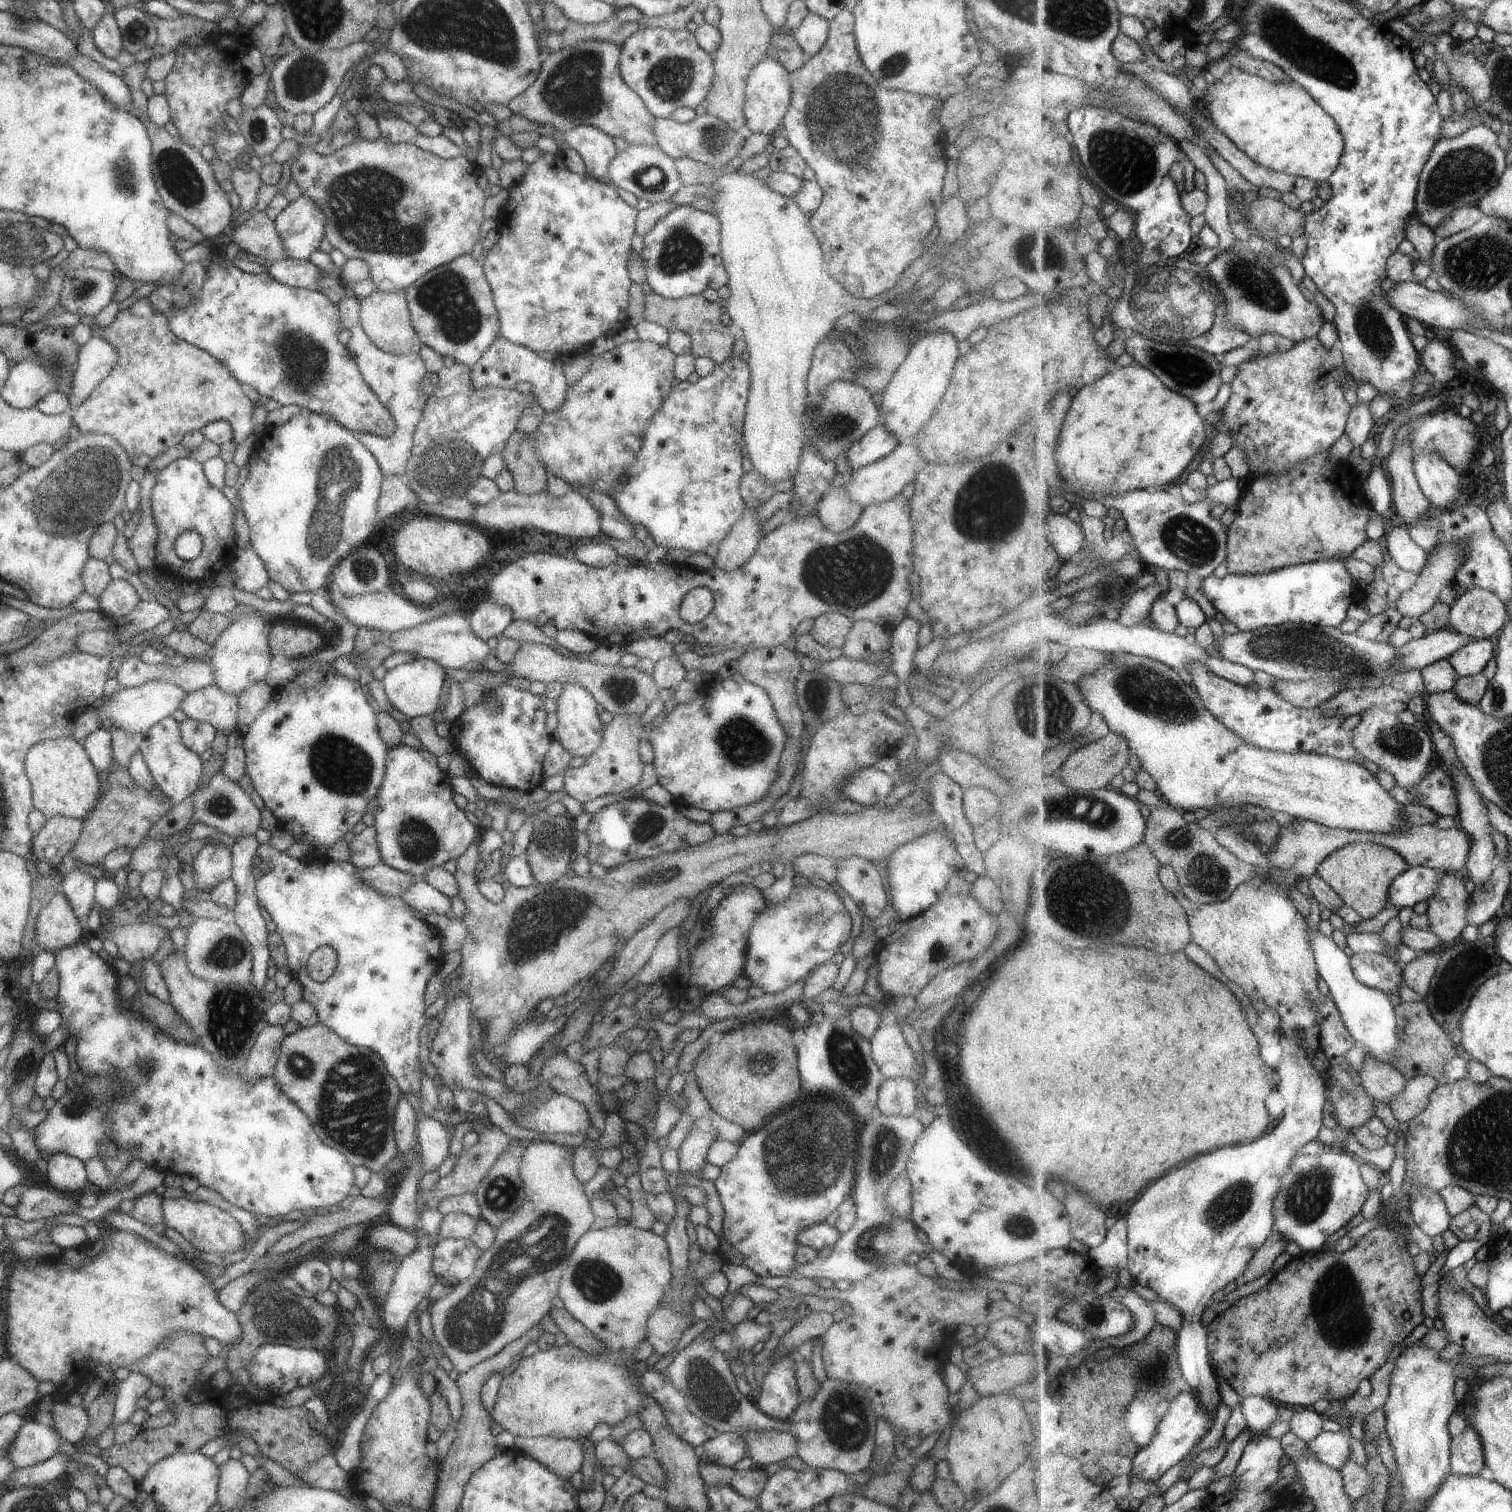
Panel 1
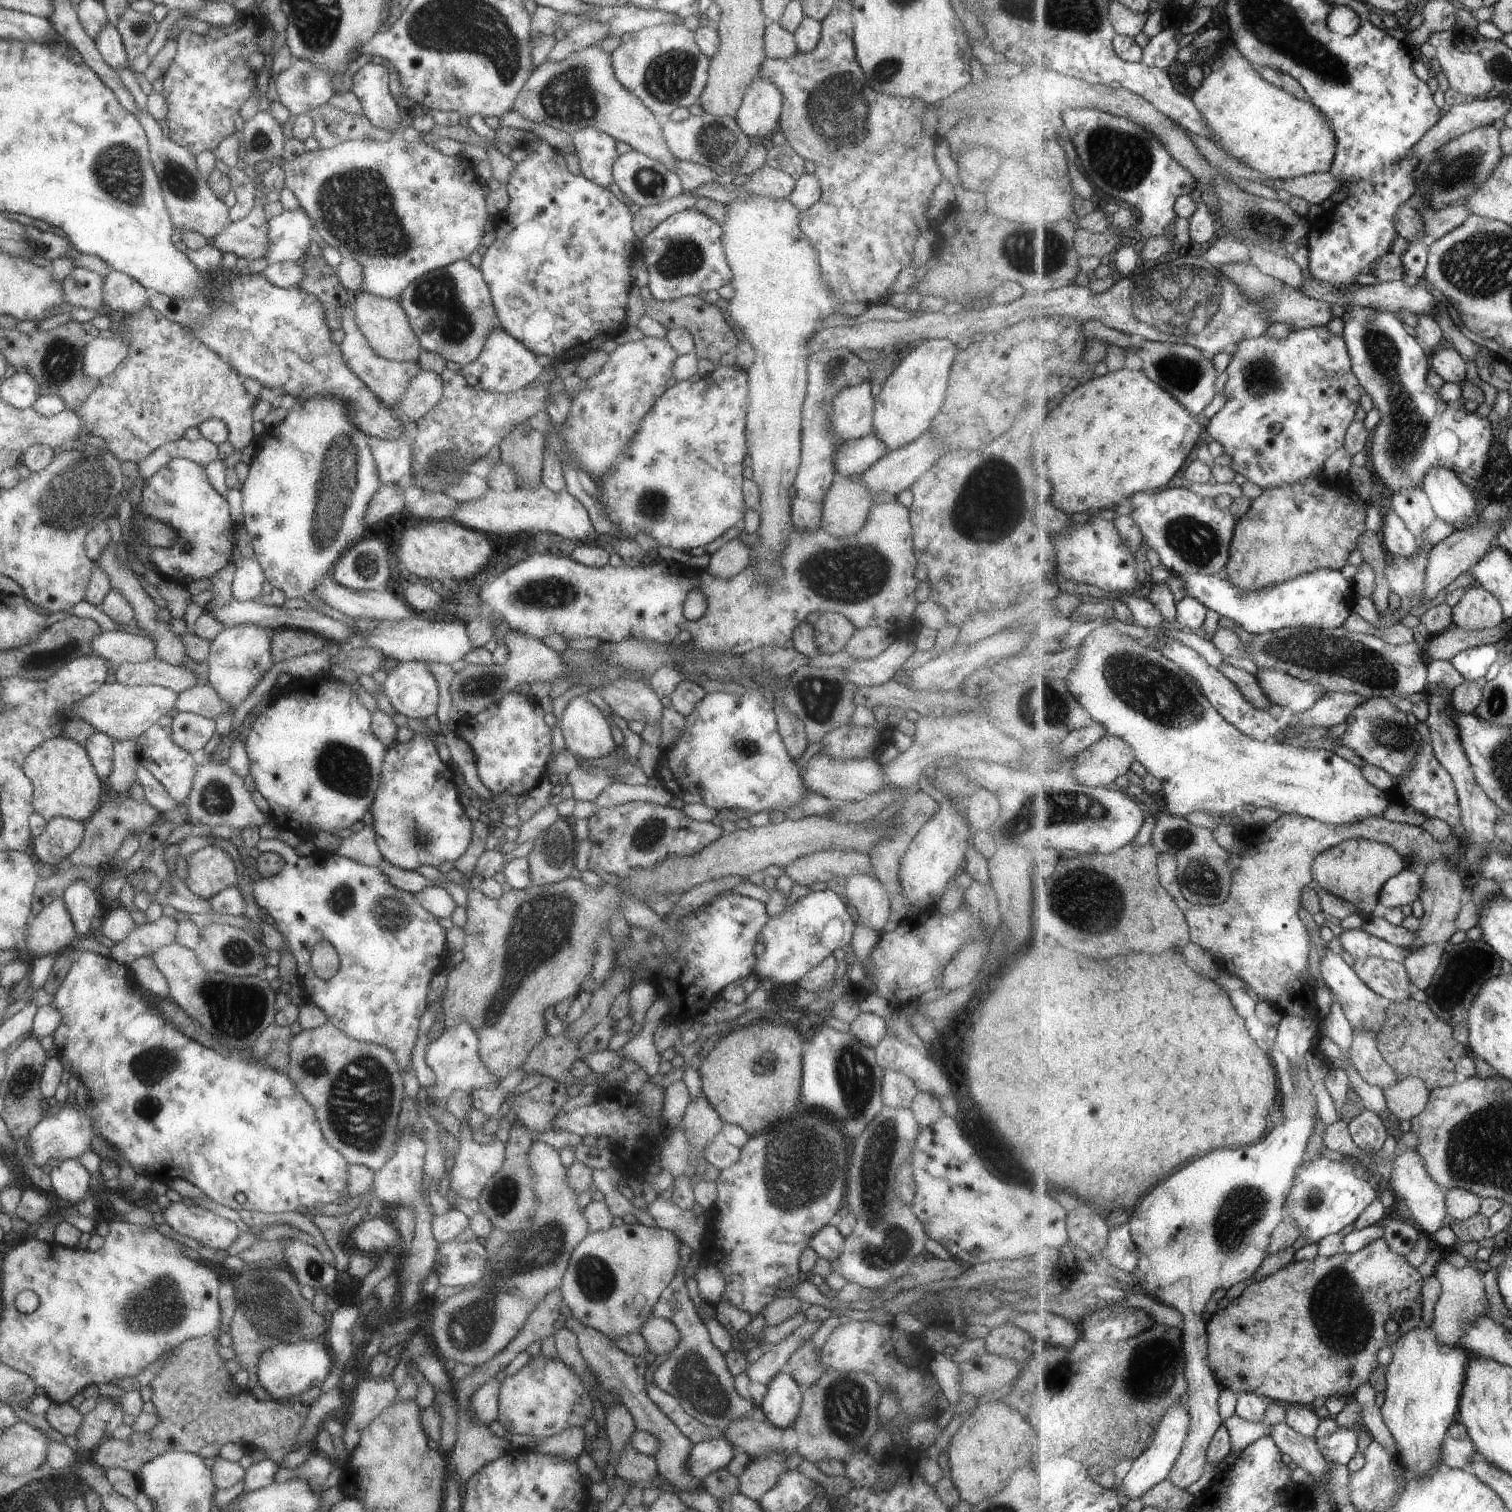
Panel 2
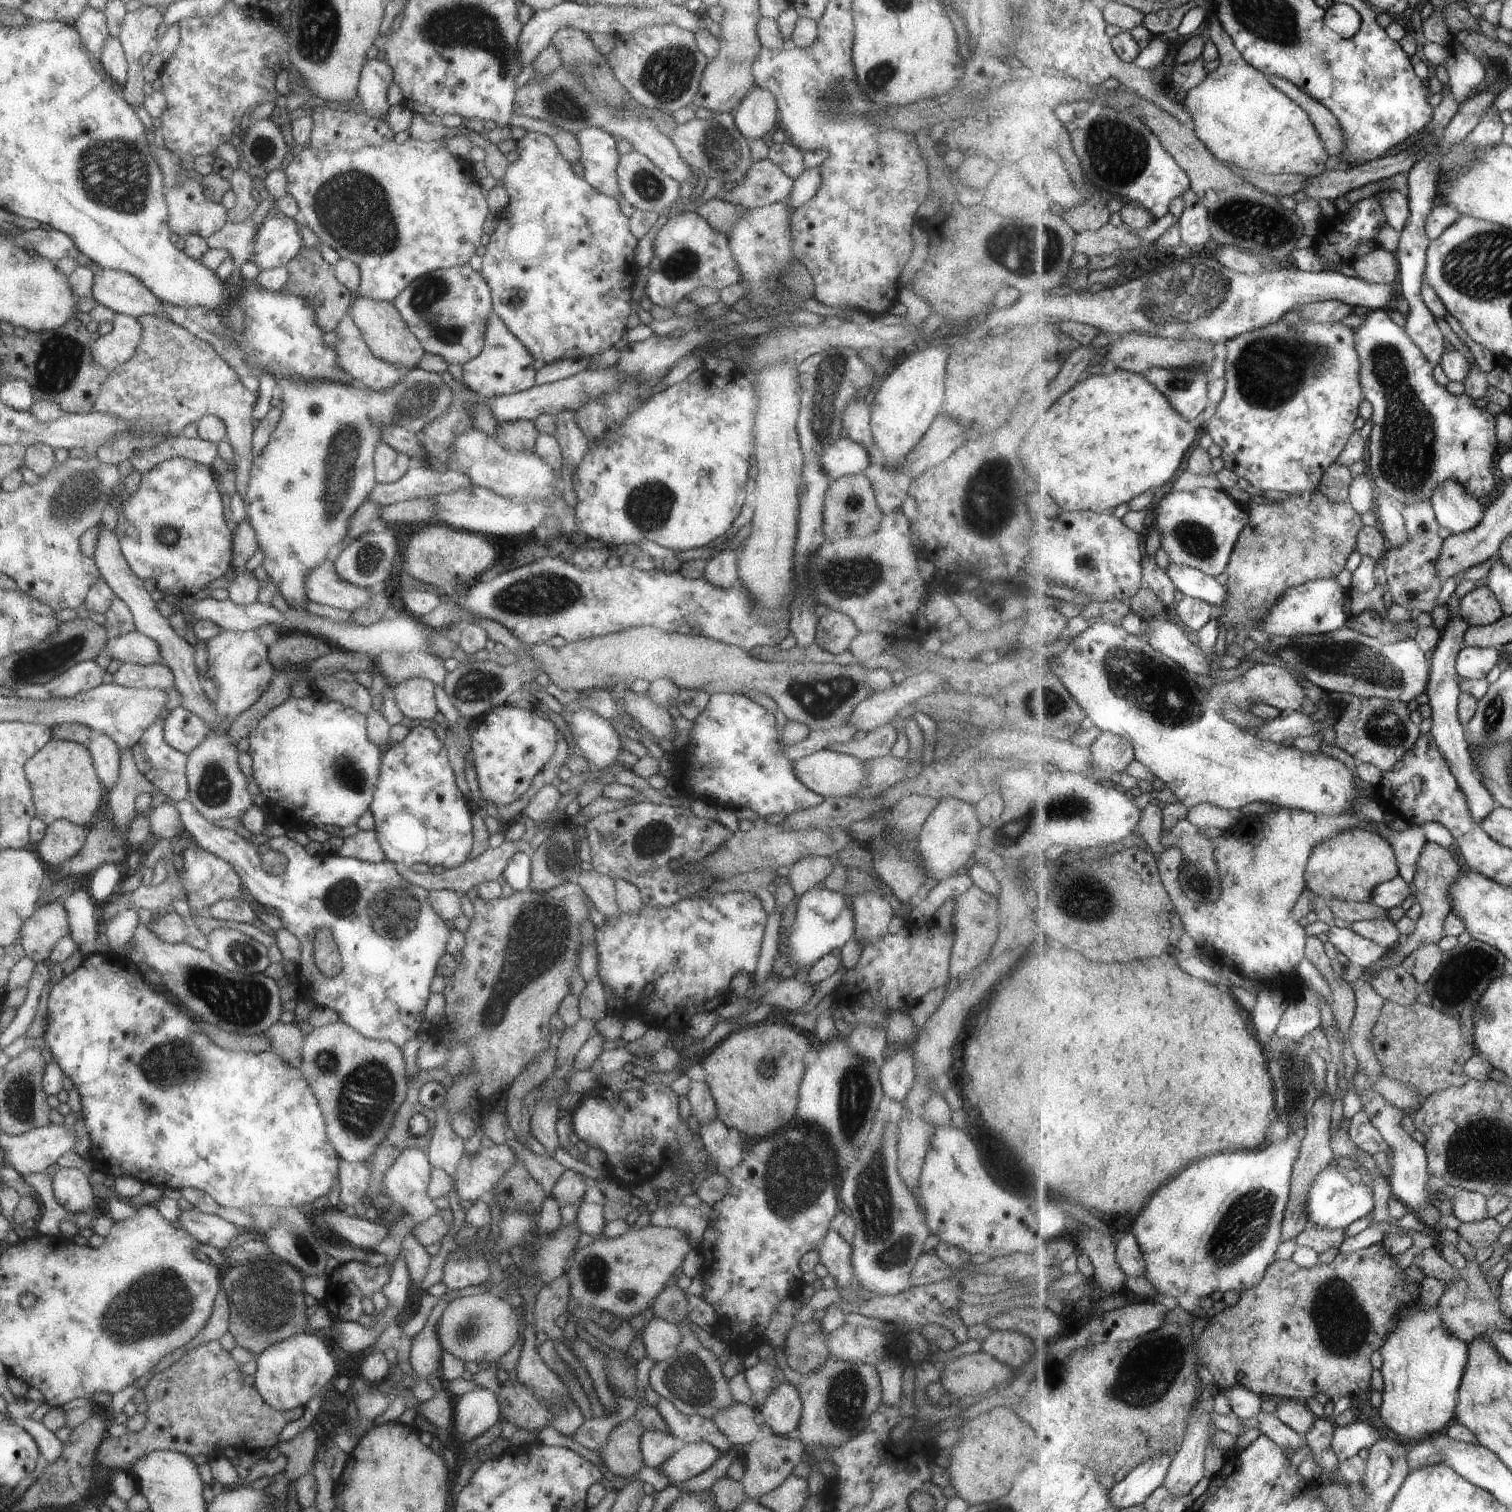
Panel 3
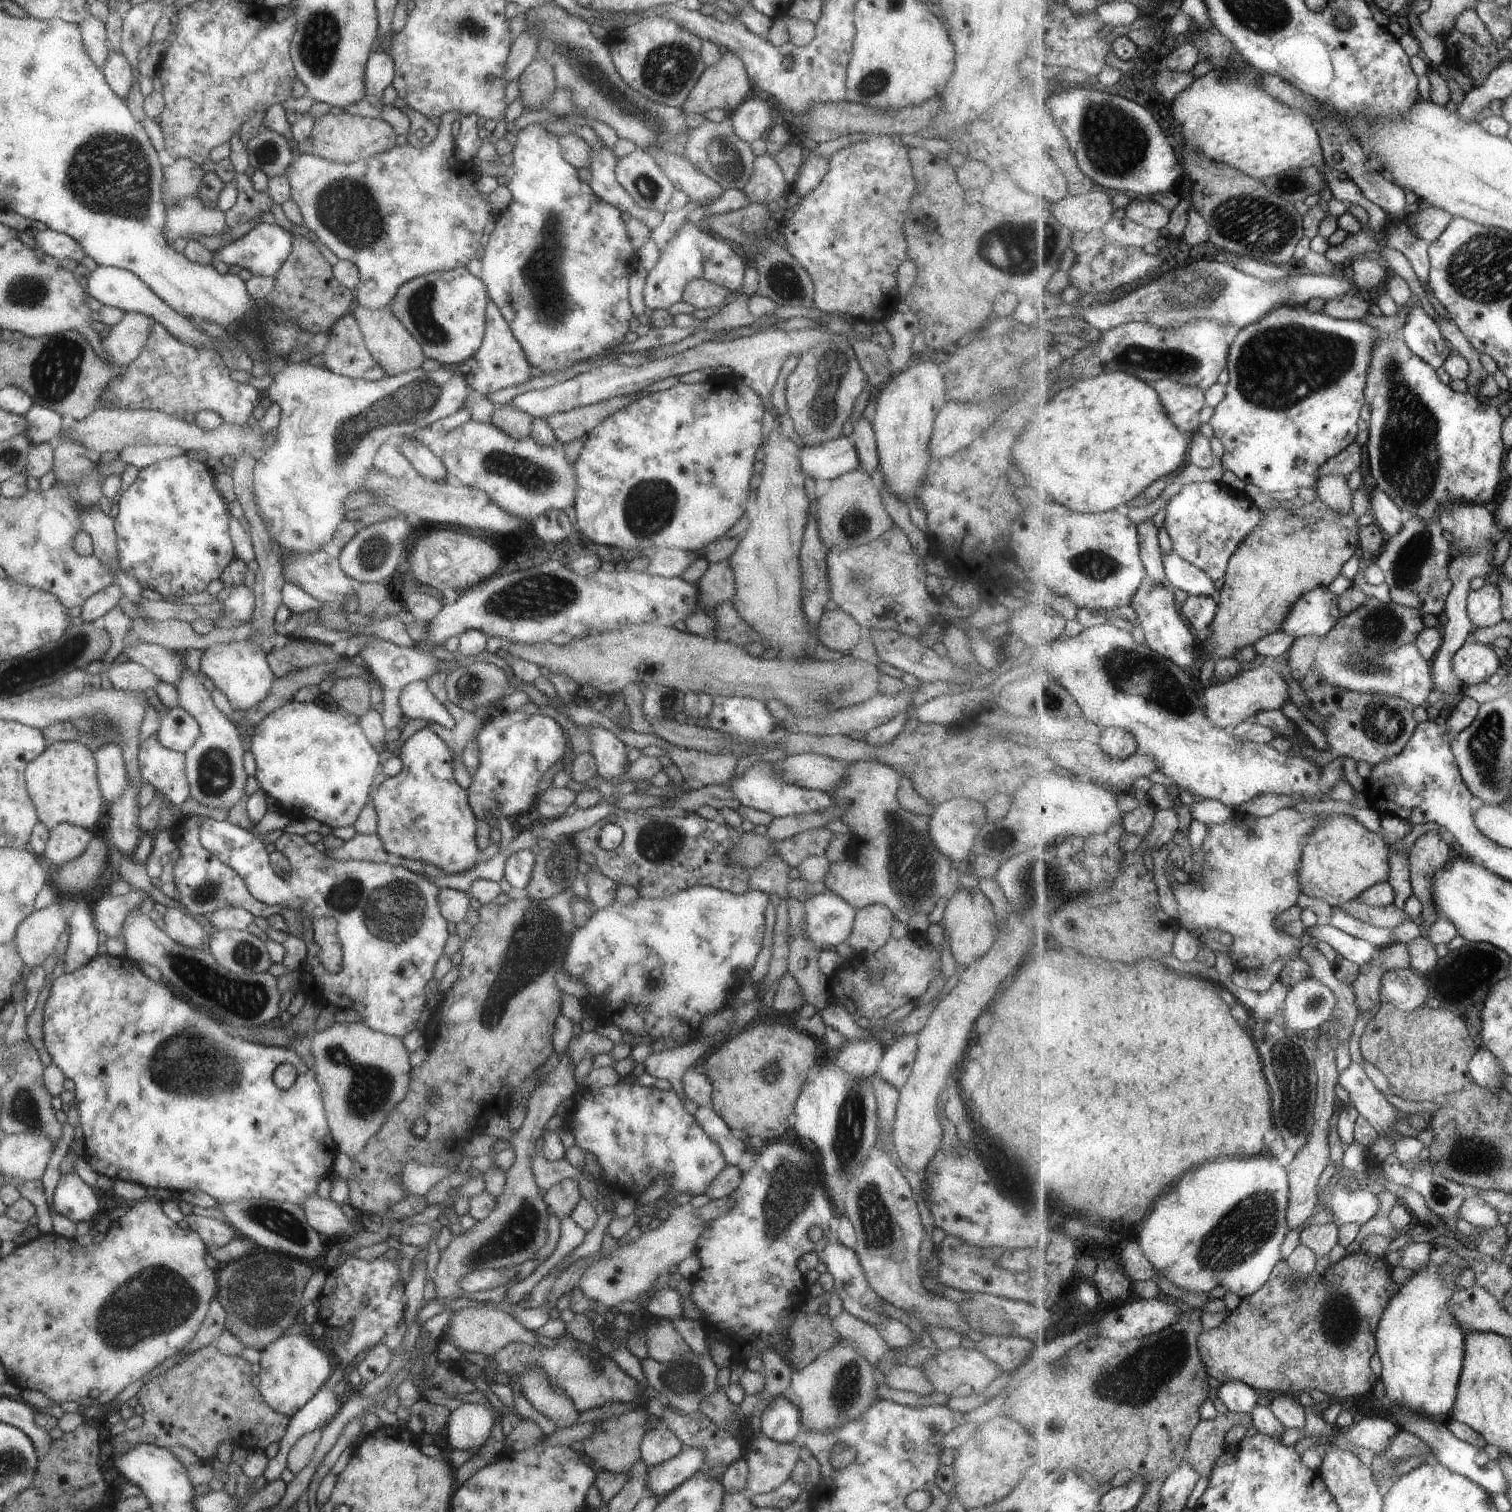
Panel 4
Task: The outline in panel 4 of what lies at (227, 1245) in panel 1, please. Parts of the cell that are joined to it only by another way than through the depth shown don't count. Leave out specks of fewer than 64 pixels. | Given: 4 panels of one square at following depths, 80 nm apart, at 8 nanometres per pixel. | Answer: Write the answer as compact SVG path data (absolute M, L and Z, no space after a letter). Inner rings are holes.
M189 1213L183 1216L182 1224L196 1232L207 1248L219 1248L239 1236L236 1230L230 1227L225 1220L217 1220L217 1218Z

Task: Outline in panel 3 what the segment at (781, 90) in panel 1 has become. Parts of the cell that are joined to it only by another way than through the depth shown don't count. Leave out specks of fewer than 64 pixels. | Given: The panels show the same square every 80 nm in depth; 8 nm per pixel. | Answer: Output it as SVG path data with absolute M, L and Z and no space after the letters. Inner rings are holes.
M755 84L732 113L737 130L749 140L767 138L777 126L776 114L777 105L773 95Z

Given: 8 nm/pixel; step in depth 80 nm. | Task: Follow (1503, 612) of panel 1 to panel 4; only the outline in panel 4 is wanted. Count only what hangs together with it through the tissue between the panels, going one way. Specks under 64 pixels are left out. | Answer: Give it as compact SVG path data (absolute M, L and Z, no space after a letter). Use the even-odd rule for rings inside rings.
M1494 582L1485 585L1468 596L1469 618L1477 629L1486 629L1504 620L1500 586Z

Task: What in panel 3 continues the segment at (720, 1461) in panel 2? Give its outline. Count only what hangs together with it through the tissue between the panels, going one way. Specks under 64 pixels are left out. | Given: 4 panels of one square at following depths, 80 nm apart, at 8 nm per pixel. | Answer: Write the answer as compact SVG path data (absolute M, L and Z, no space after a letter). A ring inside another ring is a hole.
M706 1442L684 1443L675 1454L666 1458L657 1469L667 1478L669 1485L679 1484L705 1471L721 1453Z

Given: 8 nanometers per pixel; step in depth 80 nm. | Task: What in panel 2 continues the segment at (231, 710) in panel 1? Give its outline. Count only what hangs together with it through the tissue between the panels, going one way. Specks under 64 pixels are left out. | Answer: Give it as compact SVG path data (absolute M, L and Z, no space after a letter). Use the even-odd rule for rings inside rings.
M211 685L186 688L176 694L173 701L173 708L178 711L193 713L208 719L224 713L226 706L211 688Z

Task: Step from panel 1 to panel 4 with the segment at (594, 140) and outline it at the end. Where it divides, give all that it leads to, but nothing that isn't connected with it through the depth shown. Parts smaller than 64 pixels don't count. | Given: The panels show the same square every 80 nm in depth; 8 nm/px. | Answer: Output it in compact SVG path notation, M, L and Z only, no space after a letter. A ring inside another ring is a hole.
M605 145L601 150L590 149L590 163L587 168L590 179L587 184L597 198L620 212L627 212L631 217L639 219L649 230L654 229L661 222L663 215L637 206L629 194L616 184L614 166L617 158L611 152Z

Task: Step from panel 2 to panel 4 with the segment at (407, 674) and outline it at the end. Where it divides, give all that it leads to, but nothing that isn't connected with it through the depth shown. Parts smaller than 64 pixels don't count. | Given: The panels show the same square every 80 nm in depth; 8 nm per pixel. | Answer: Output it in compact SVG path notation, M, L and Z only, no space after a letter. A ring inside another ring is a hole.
M426 681L408 682L398 694L400 711L407 719L423 718L428 724L437 723L447 728L453 726L453 718L440 702L428 691Z

